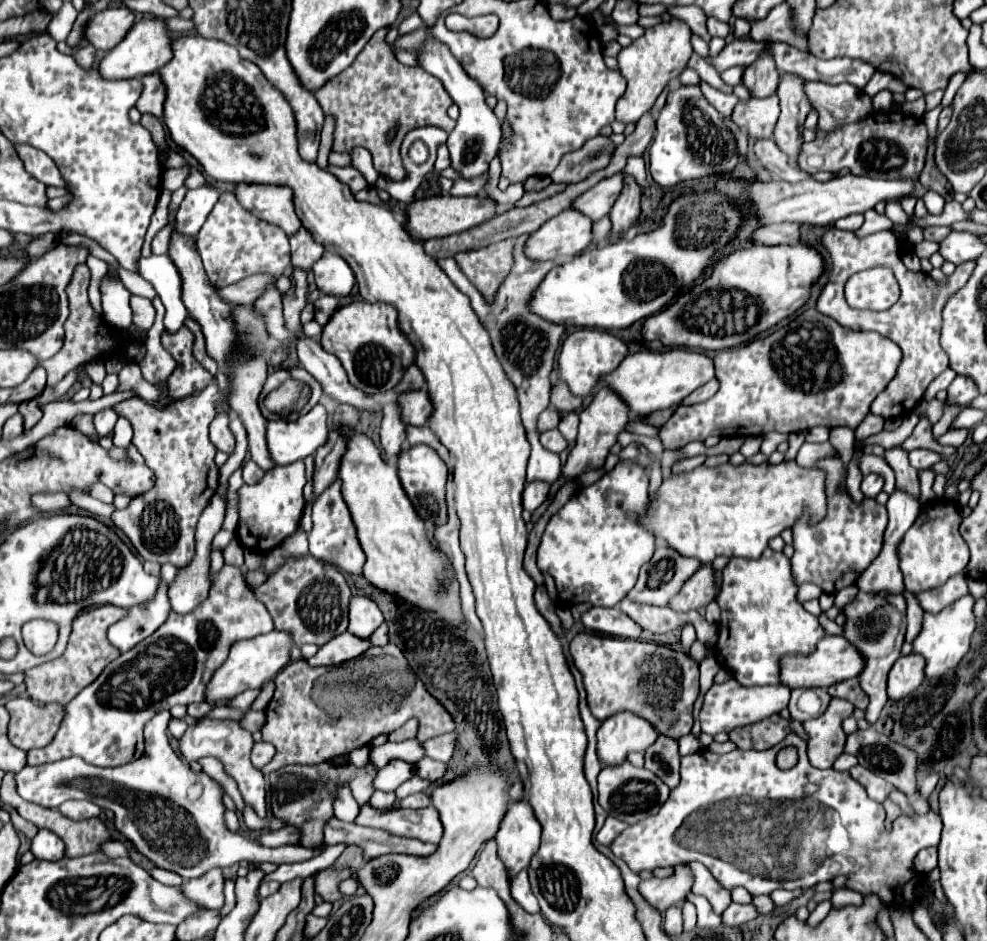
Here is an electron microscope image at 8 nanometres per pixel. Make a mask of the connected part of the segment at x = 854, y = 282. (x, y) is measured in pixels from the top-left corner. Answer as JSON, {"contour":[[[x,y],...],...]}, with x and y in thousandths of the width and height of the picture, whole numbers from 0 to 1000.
{"contour":[[[898,283],[873,287],[857,300],[857,321],[867,329],[900,329],[911,315],[911,302]]]}

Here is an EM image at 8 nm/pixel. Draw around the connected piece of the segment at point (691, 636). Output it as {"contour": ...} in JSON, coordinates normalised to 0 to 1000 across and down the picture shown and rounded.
{"contour":[[[695,663],[695,667],[691,667],[691,693],[699,695],[699,687],[705,680],[705,672],[701,663]]]}

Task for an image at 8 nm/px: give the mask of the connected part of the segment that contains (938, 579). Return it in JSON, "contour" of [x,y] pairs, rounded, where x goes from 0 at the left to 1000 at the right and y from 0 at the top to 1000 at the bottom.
{"contour":[[[952,531],[952,533],[942,533],[934,538],[934,544],[926,559],[918,565],[910,587],[912,587],[912,604],[916,610],[916,623],[922,629],[936,629],[942,625],[954,623],[960,614],[977,608],[981,599],[981,582],[979,576],[975,574],[973,565],[973,548],[971,548],[971,538]]]}

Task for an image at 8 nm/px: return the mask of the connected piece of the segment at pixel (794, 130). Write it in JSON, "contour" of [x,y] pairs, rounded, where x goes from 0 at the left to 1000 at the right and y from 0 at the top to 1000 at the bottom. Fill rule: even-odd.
{"contour":[[[792,79],[786,98],[790,104],[792,121],[784,138],[784,151],[800,168],[800,174],[804,176],[809,176],[809,166],[815,155],[815,147],[813,147],[815,128],[825,117],[825,113],[821,111],[821,106],[813,96],[813,87],[815,85],[811,81]]]}

